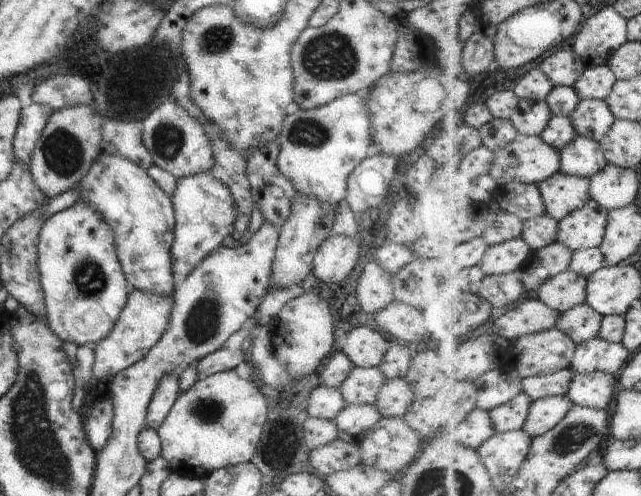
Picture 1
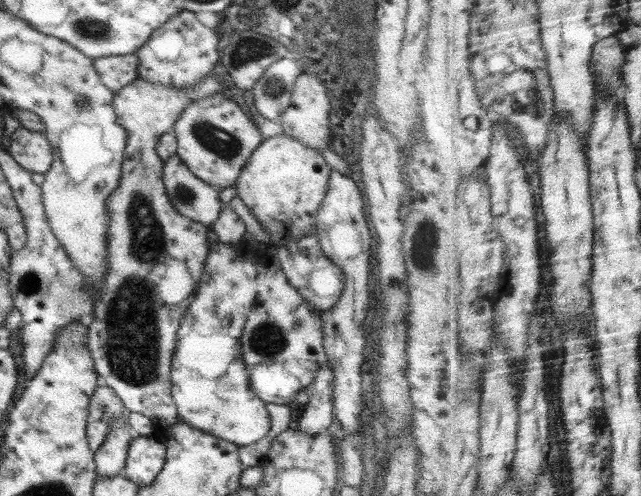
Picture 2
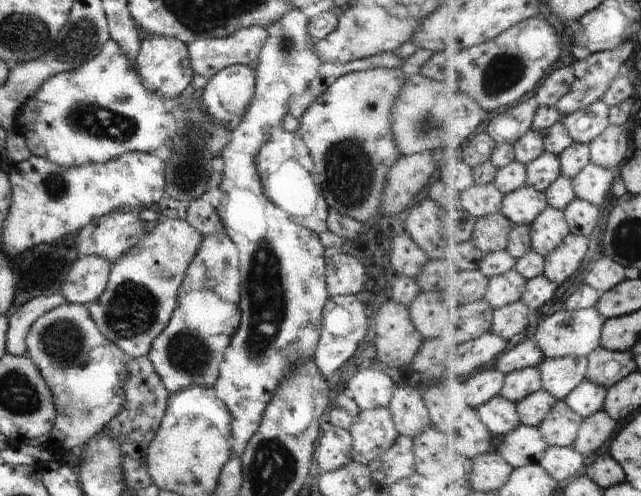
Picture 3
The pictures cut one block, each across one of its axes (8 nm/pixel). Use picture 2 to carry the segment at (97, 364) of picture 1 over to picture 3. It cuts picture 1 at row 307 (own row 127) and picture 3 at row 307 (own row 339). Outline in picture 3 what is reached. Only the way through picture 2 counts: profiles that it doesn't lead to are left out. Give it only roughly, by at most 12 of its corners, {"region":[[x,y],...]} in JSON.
{"region":[[163,219],[86,305],[99,333],[147,357],[203,237]]}

